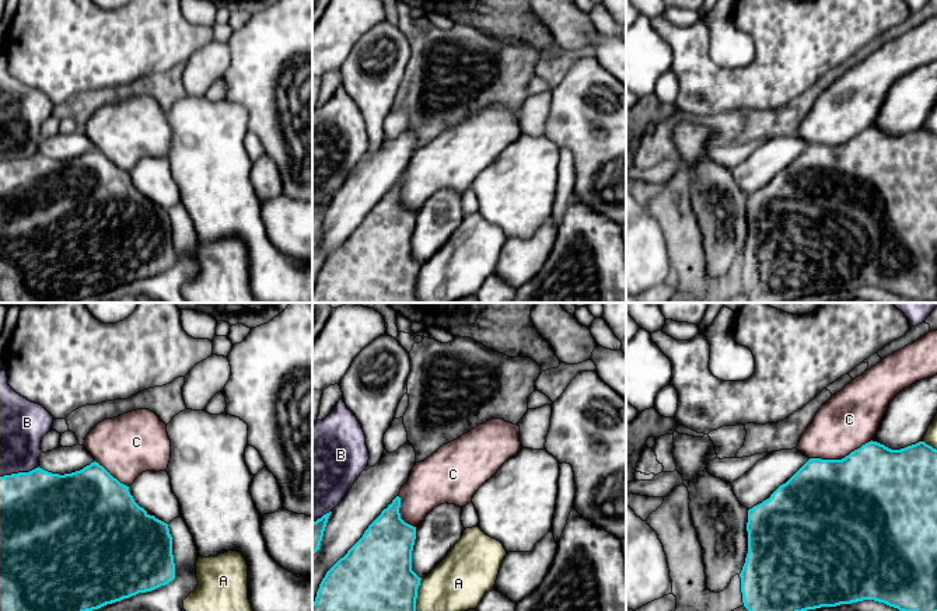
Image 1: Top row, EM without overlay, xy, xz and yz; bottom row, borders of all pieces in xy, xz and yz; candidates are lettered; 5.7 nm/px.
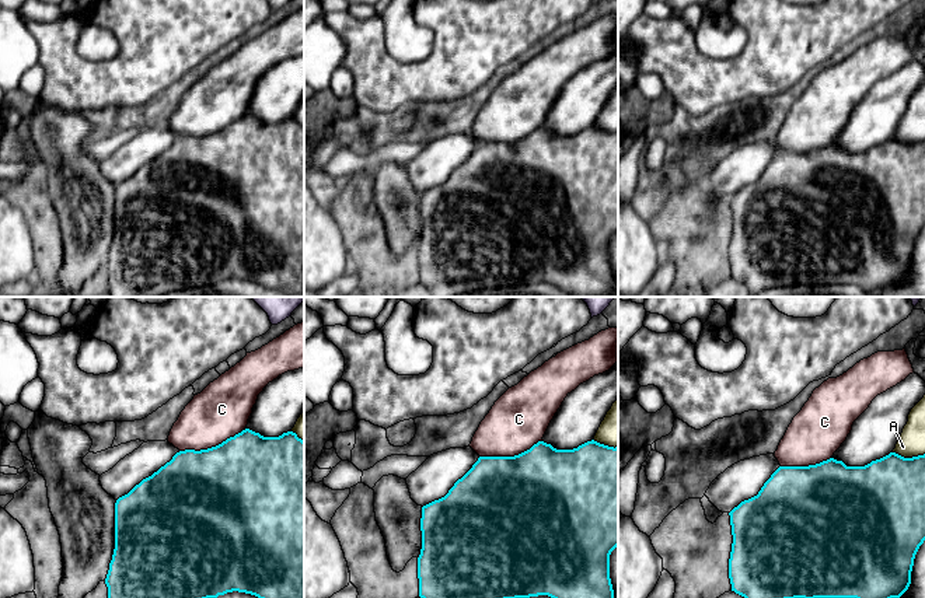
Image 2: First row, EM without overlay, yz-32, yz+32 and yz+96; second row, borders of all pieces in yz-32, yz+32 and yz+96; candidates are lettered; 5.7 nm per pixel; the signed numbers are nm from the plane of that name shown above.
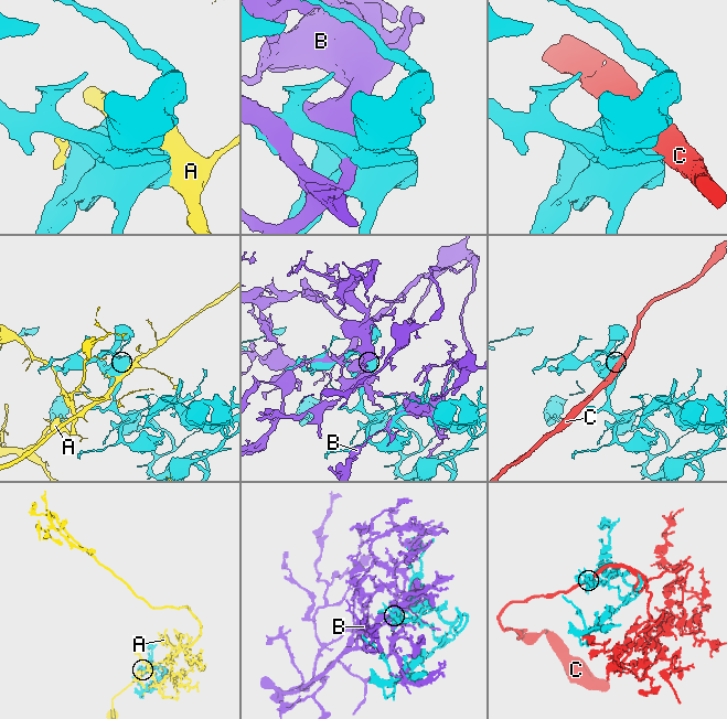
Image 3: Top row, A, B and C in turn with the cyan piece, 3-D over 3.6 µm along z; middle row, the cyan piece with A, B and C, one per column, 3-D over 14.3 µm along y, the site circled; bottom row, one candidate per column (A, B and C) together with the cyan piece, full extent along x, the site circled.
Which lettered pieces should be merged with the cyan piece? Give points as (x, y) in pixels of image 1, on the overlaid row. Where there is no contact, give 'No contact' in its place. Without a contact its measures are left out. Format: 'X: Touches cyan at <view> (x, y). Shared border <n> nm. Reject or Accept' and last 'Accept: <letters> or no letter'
A: Touches cyan at xz (416, 594). Shared border 190 nm. Reject
B: Touches cyan at xy (18, 472). Shared border 240 nm. Reject
C: Touches cyan at yz (842, 458). Shared border 380 nm. Accept
Accept: C

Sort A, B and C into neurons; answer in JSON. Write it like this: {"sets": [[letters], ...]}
{"sets": [["A"], ["B"], ["C"]]}

